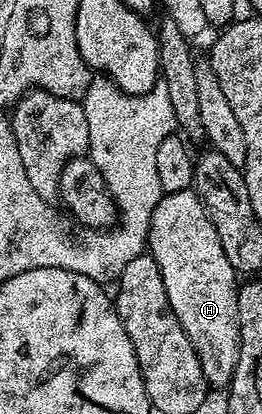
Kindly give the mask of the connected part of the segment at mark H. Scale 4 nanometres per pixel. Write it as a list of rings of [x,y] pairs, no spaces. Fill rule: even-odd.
[[[179,190],[158,197],[149,225],[147,250],[153,255],[155,264],[159,264],[167,300],[183,332],[187,332],[195,356],[199,356],[199,368],[203,368],[206,383],[210,387],[228,387],[239,360],[239,274],[227,260],[216,228],[196,192]]]

